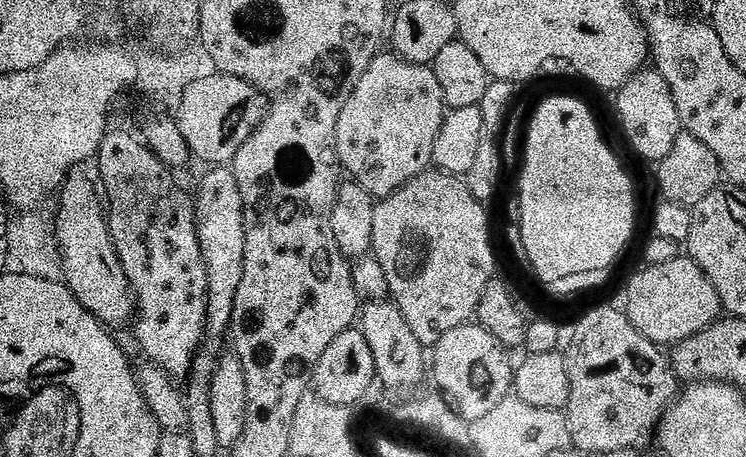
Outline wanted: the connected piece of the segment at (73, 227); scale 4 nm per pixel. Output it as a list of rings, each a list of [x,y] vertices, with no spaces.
[[[77,166],[59,189],[60,209],[54,214],[60,258],[63,264],[62,280],[74,294],[74,298],[95,320],[109,329],[133,319],[136,298],[126,278],[126,270],[120,265],[118,250],[108,232],[108,218],[102,203],[102,192],[93,179],[91,167]]]

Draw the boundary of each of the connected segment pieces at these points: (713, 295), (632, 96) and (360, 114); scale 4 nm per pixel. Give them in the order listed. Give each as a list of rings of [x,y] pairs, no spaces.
[[[677,258],[661,264],[649,264],[641,267],[641,272],[632,276],[628,284],[628,293],[624,300],[628,321],[632,323],[650,342],[659,346],[675,346],[684,339],[690,338],[719,320],[722,316],[722,305],[714,286],[706,278],[706,274],[690,258]]]
[[[655,70],[635,72],[620,91],[615,93],[616,116],[620,119],[620,128],[628,135],[628,144],[644,160],[659,162],[674,150],[674,142],[682,134],[678,106],[674,106],[674,94],[670,94],[670,86]]]
[[[377,54],[372,59],[366,74],[354,86],[336,127],[336,155],[345,173],[373,196],[393,196],[418,176],[429,171],[434,154],[434,142],[438,142],[438,130],[446,115],[442,86],[438,86],[435,67],[426,64],[411,64],[395,54]]]

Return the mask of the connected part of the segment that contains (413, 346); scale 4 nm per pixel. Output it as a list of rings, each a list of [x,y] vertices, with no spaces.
[[[388,300],[367,303],[361,309],[360,329],[366,338],[366,342],[370,344],[370,350],[373,351],[376,375],[379,383],[382,382],[383,384],[381,385],[388,390],[402,390],[400,388],[412,388],[408,390],[417,389],[418,387],[416,386],[423,380],[424,376],[426,378],[428,372],[426,350],[418,342],[418,338],[414,335],[414,330],[406,322],[406,318],[402,317],[401,311],[396,308],[396,305]]]

